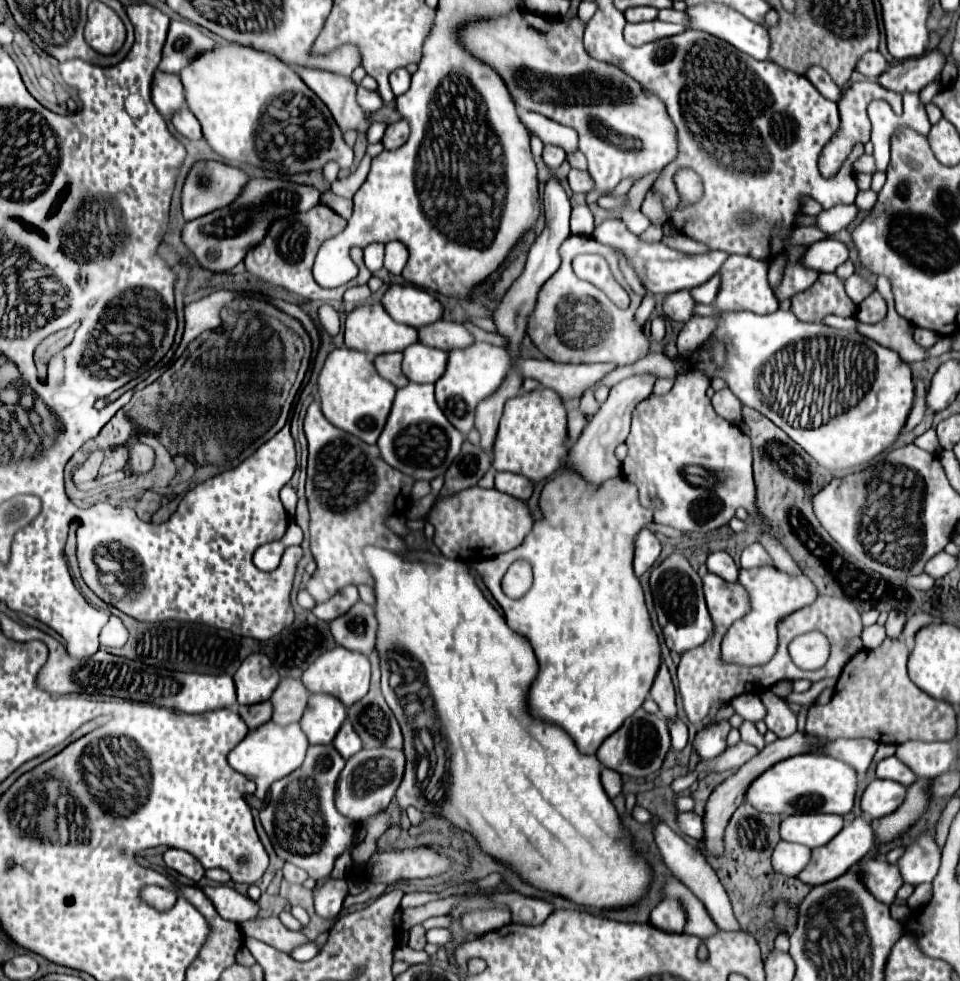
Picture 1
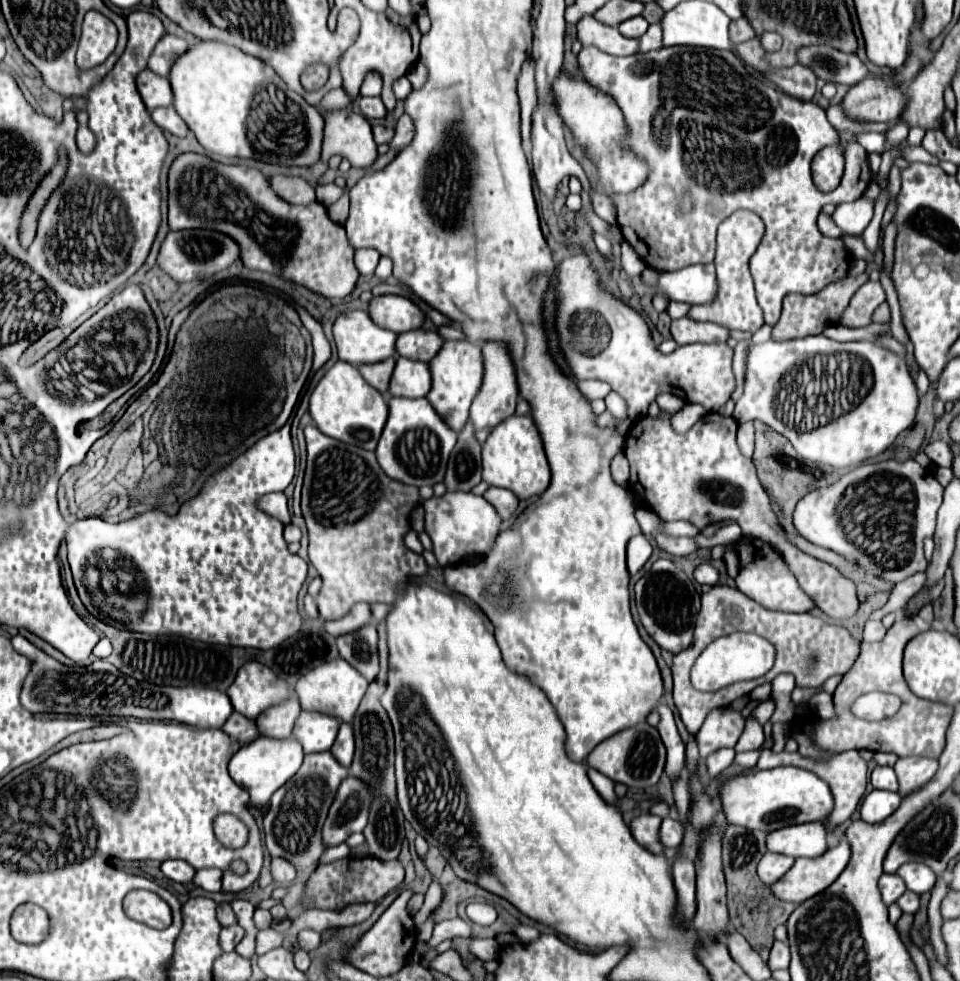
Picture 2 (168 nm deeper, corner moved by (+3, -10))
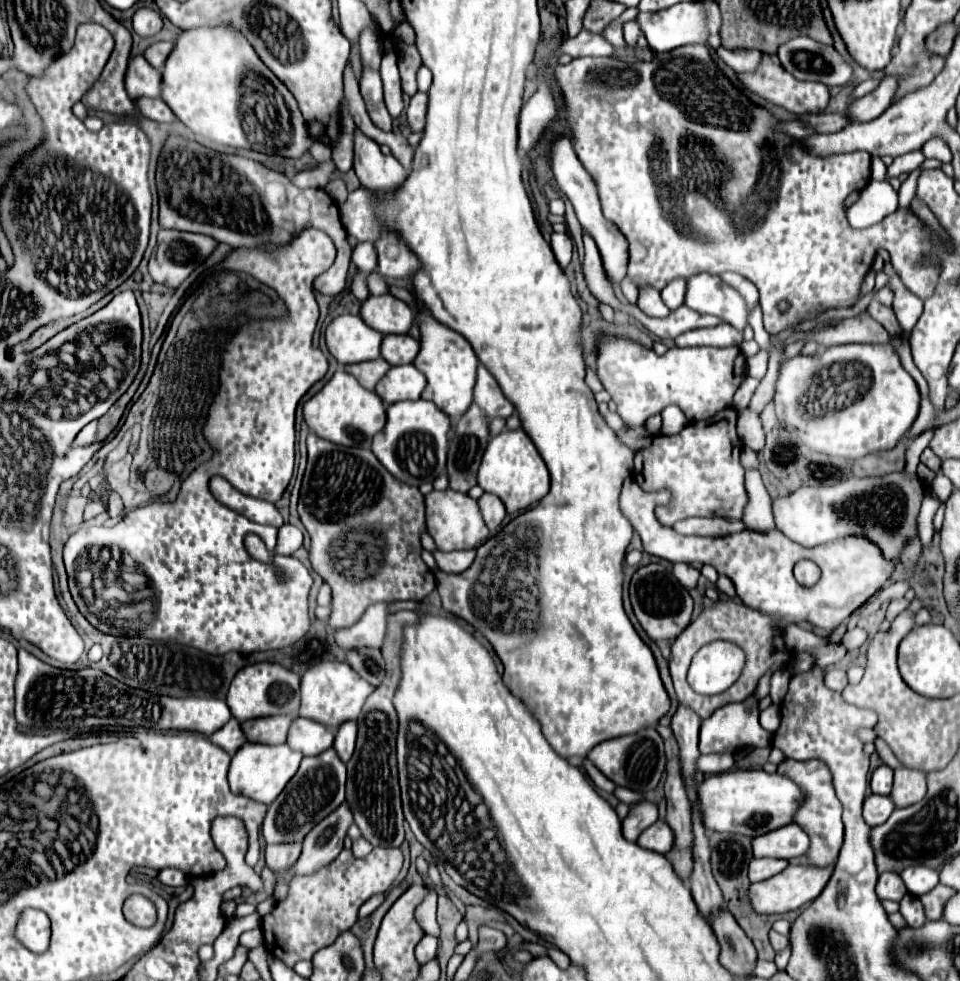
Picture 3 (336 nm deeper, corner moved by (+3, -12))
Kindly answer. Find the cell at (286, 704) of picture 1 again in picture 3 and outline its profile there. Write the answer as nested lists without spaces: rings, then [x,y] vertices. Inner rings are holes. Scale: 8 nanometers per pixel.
[[[270,715],[258,717],[242,723],[242,731],[246,731],[246,739],[252,743],[280,745],[286,743],[286,735],[292,723],[292,715]]]

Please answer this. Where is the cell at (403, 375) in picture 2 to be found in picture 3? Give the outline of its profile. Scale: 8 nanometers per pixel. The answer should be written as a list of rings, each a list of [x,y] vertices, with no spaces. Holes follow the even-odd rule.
[[[398,365],[390,367],[390,371],[378,383],[376,393],[384,399],[384,403],[396,403],[404,399],[420,399],[426,387],[426,377],[414,365]]]

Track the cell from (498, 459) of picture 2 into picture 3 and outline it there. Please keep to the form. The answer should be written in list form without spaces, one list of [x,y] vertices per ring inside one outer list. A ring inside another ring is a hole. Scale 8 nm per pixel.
[[[506,429],[488,441],[488,447],[478,471],[478,485],[488,493],[498,495],[504,501],[508,513],[514,513],[514,511],[524,511],[528,507],[534,507],[548,493],[550,475],[544,459],[536,451],[526,431]]]

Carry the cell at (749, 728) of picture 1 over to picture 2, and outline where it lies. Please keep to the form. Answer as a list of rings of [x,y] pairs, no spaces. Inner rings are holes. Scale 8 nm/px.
[[[762,751],[760,761],[758,761],[758,769],[770,769],[770,767],[780,767],[780,765],[794,765],[794,767],[802,767],[806,771],[816,773],[818,777],[822,777],[822,781],[826,781],[830,785],[830,791],[834,793],[834,813],[830,813],[830,817],[826,817],[826,831],[834,831],[838,825],[842,825],[846,819],[852,817],[852,813],[856,811],[864,791],[866,791],[866,761],[858,755],[858,751],[844,751],[840,755],[834,755],[830,761],[820,763],[820,761],[812,761],[802,757],[800,753],[772,753],[772,751]]]

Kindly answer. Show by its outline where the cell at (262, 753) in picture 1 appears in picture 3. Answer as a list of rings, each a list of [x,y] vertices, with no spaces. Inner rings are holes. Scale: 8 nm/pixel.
[[[244,743],[244,747],[238,749],[238,753],[232,757],[232,763],[230,763],[230,771],[228,771],[230,789],[236,795],[244,795],[244,797],[250,797],[252,801],[270,805],[286,787],[286,783],[294,777],[300,761],[302,761],[302,753],[290,749],[288,745]]]

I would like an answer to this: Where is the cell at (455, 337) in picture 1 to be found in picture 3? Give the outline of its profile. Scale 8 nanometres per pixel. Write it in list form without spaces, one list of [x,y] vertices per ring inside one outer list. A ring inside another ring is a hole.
[[[384,335],[382,357],[390,365],[412,363],[420,351],[420,343],[410,335]]]

